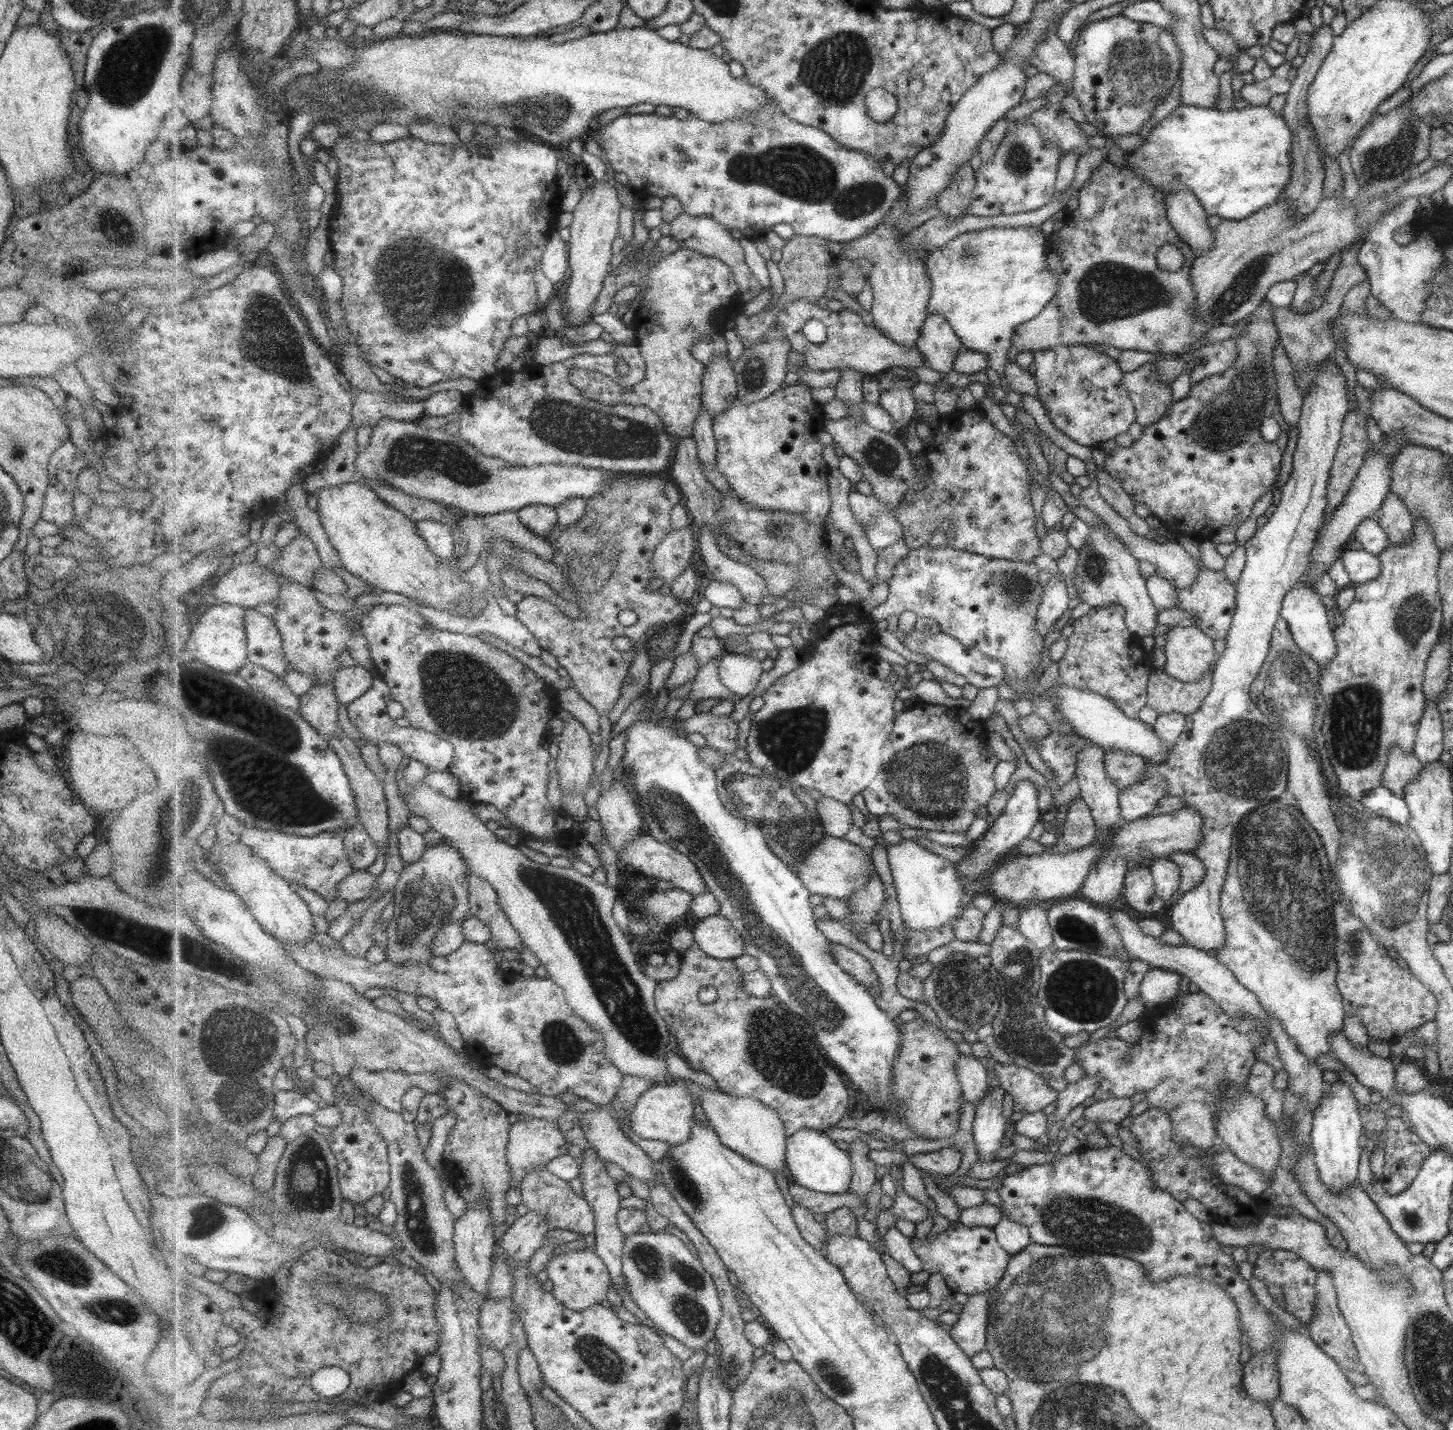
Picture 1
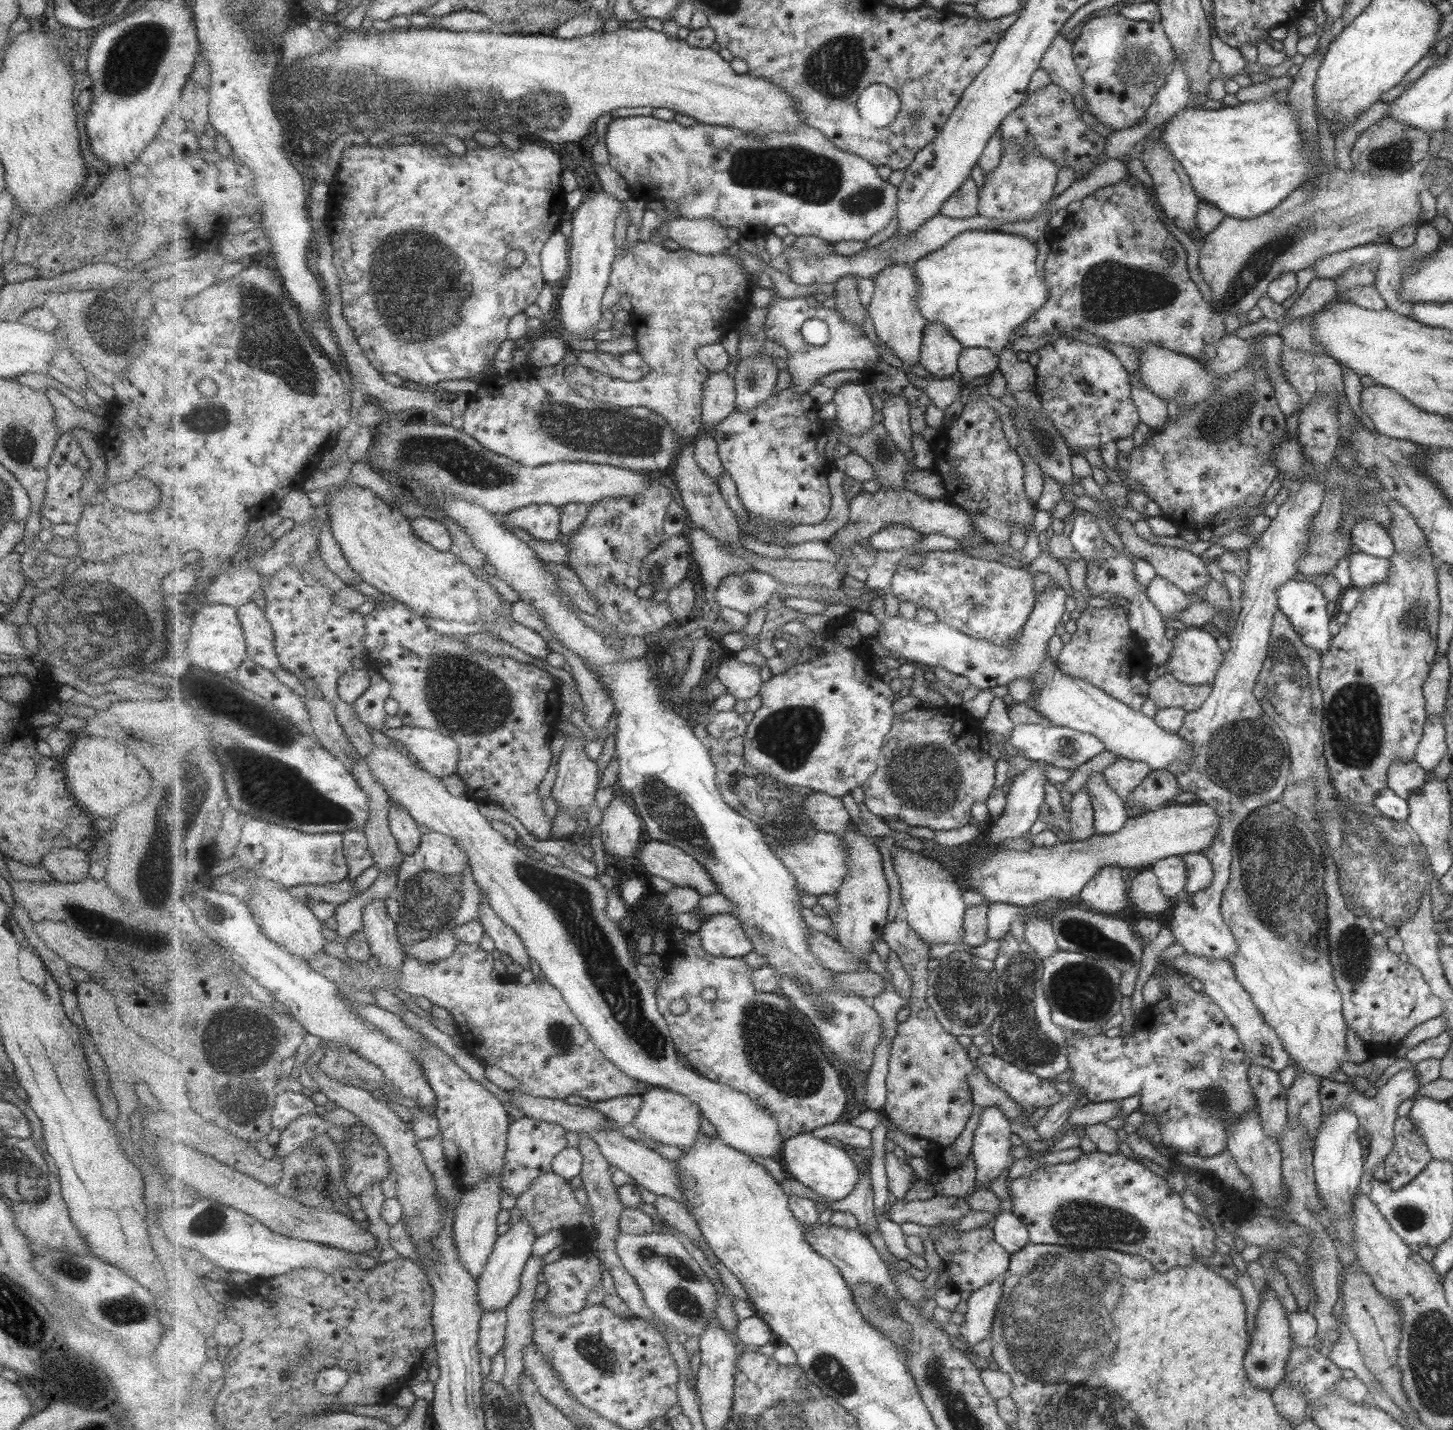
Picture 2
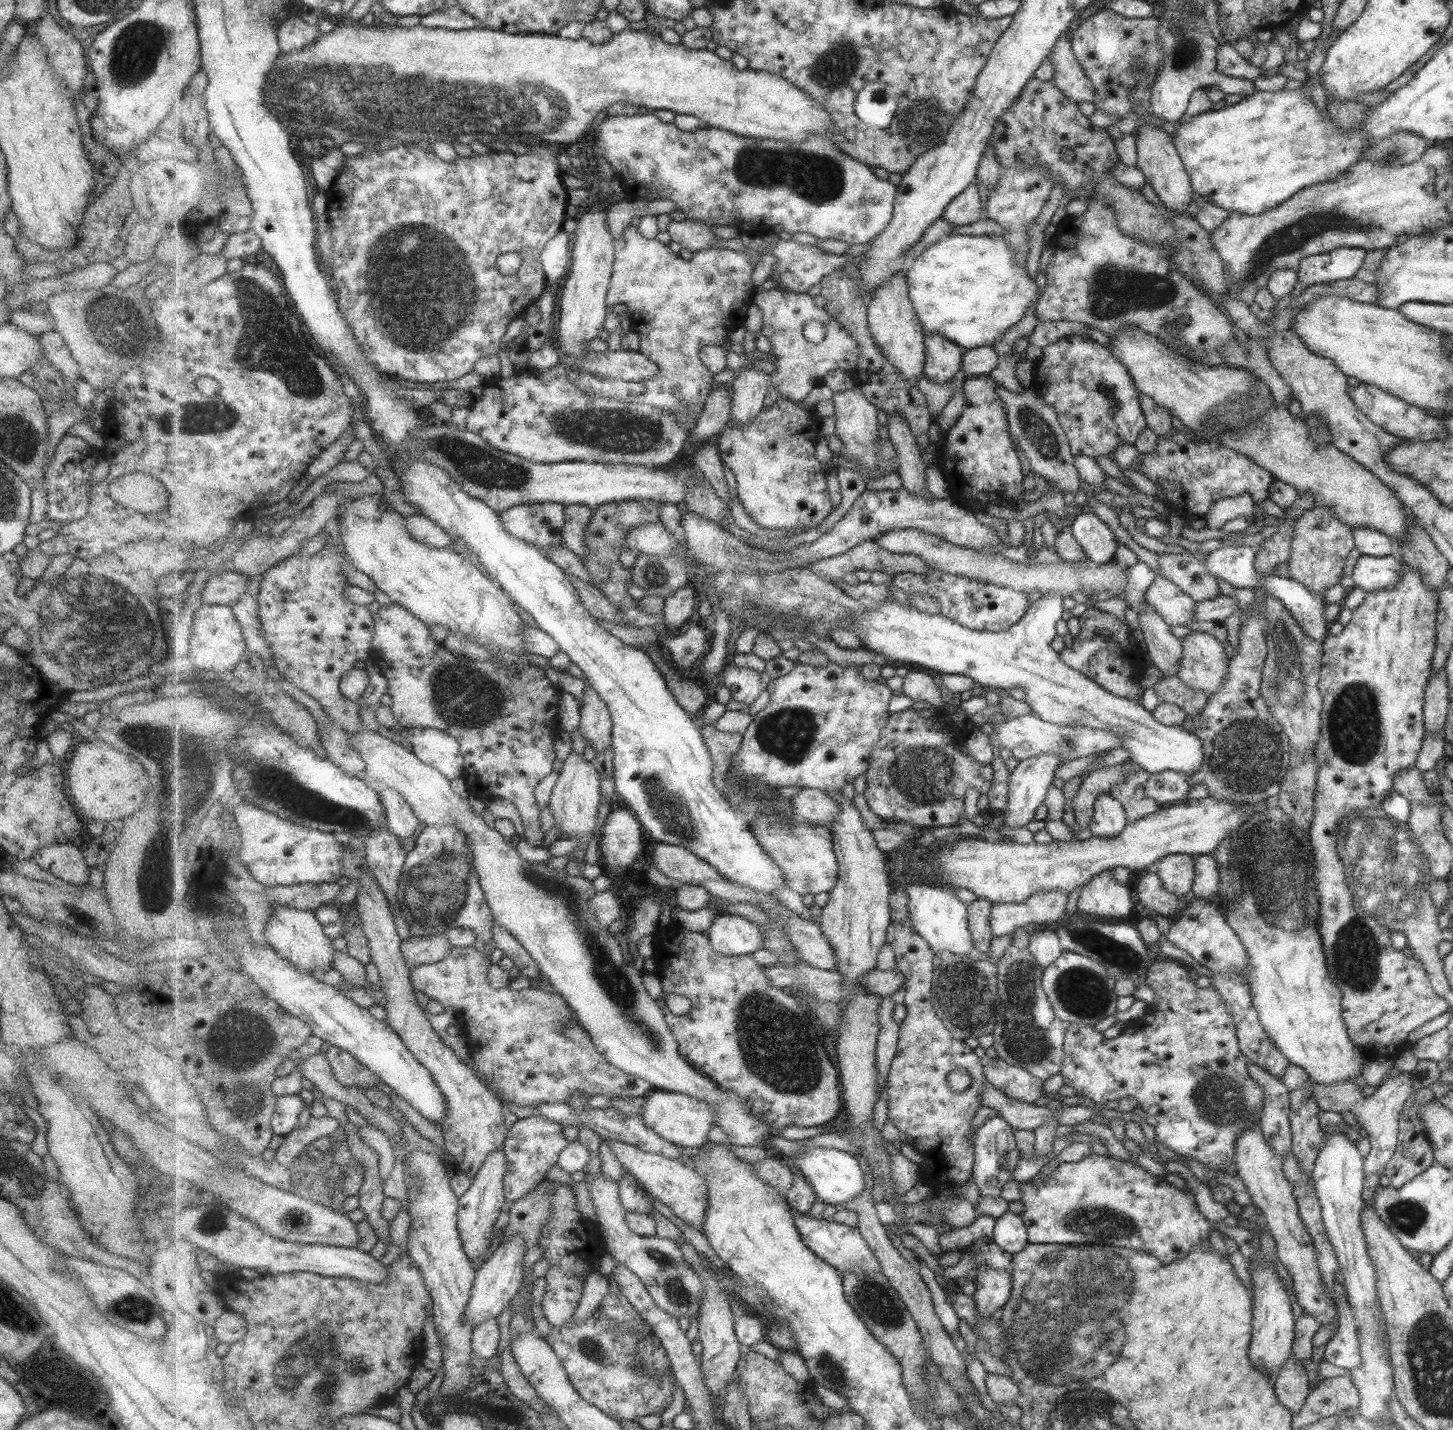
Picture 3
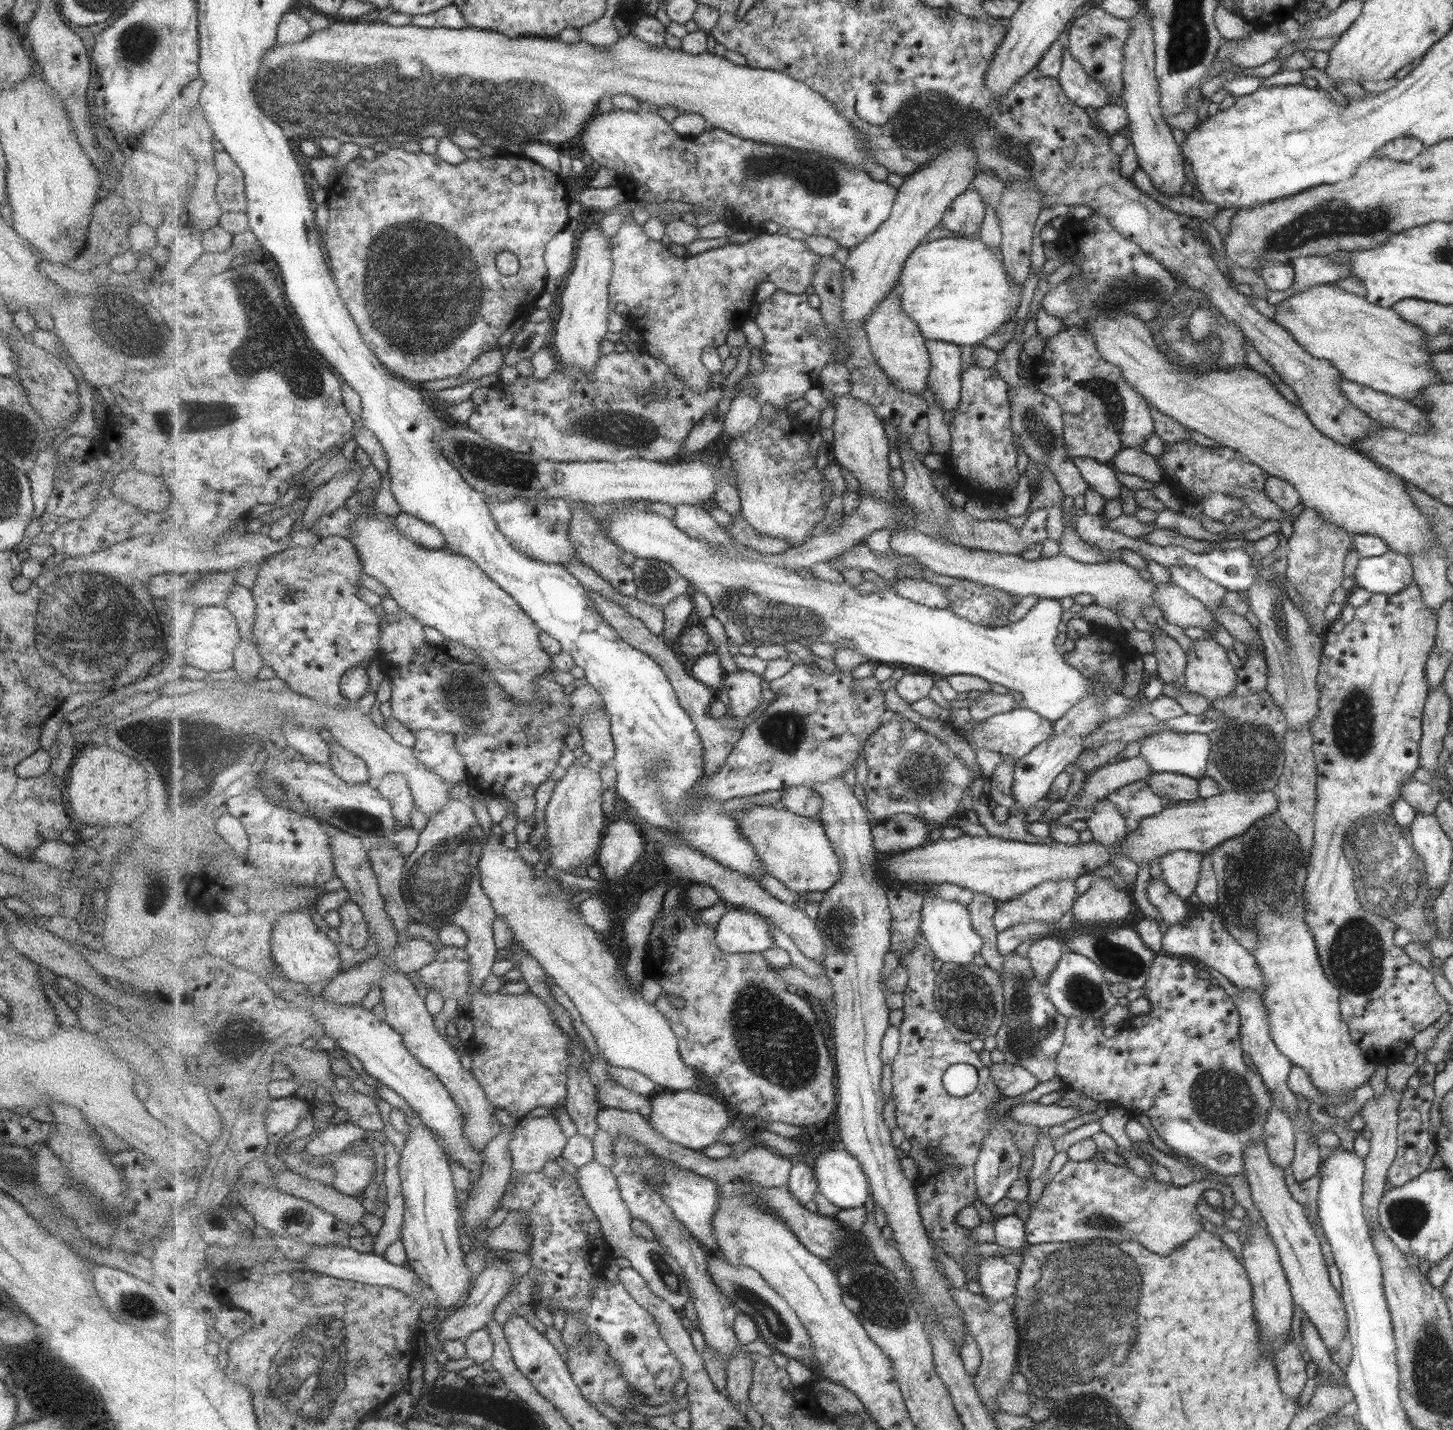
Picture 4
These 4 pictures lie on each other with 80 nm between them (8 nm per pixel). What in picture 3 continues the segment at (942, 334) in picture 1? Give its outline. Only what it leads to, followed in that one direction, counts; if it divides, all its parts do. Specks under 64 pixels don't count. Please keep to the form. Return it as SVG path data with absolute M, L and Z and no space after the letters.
M926 333L926 375L935 384L949 384L962 370L964 348L939 333Z

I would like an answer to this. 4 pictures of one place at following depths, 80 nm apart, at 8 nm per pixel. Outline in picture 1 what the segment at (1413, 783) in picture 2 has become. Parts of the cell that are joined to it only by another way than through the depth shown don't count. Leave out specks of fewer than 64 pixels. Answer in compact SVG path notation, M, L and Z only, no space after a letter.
M1395 745L1387 752L1386 766L1382 770L1381 786L1395 795L1403 796L1403 787L1412 781L1421 770L1422 764L1412 751L1404 751Z

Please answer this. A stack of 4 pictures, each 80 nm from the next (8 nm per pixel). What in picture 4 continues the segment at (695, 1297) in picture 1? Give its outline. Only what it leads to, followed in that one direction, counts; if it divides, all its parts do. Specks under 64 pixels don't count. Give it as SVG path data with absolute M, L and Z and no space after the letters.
M596 1161L582 1166L577 1171L577 1178L582 1186L585 1198L602 1226L607 1242L611 1245L612 1256L628 1260L630 1268L637 1270L646 1279L647 1284L655 1294L659 1295L671 1308L679 1310L693 1302L693 1294L686 1272L679 1261L667 1250L667 1247L657 1239L641 1238L632 1229L632 1214L623 1200L618 1178L609 1167L602 1167Z

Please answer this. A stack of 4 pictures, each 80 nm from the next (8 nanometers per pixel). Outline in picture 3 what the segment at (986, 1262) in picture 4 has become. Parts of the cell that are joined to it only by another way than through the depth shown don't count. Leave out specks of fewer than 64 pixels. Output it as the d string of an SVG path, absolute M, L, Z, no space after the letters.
M980 1266L974 1279L974 1301L978 1318L989 1320L1010 1298L1013 1279L1005 1270L994 1270Z

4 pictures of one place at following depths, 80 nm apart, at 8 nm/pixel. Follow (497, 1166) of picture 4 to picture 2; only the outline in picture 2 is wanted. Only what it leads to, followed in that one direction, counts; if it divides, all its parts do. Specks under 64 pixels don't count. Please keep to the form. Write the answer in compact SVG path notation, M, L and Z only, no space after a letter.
M488 1174L471 1192L462 1194L461 1204L455 1211L453 1228L459 1260L477 1281L486 1272L490 1256L500 1238L497 1235L497 1216L501 1212L501 1194L503 1192L501 1180L498 1180L494 1174Z

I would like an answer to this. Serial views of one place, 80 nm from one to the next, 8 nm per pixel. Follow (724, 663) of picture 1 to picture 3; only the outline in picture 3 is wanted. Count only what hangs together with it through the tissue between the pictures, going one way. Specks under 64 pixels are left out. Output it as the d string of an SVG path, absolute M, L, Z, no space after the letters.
M729 663L722 672L722 676L724 685L731 692L732 698L746 705L755 702L764 690L761 672L757 670Z

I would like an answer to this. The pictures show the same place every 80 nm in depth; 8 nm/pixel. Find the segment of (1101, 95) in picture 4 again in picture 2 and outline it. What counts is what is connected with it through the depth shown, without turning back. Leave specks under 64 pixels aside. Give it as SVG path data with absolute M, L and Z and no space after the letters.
M1057 34L1051 40L1051 46L1043 51L1038 68L1047 72L1051 83L1071 91L1071 94L1083 94L1082 80L1072 59L1072 44L1063 36Z

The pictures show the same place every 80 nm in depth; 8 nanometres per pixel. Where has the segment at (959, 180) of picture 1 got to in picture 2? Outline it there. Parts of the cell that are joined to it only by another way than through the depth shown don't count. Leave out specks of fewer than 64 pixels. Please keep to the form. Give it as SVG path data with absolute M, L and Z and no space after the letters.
M969 177L960 189L945 201L940 213L951 218L971 218L977 214L977 208L978 186L975 180Z

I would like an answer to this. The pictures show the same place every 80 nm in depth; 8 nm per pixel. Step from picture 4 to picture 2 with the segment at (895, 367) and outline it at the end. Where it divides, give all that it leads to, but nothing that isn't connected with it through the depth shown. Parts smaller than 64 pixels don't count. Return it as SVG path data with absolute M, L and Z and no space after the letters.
M901 263L886 266L873 279L875 291L869 305L869 314L877 337L902 362L912 365L921 360L924 330L930 323L918 303L920 284L915 266Z

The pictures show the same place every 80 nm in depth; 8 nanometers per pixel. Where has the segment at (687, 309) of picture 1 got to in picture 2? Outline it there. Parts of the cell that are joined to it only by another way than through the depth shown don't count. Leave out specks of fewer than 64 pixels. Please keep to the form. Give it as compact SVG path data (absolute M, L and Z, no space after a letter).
M641 240L632 248L623 245L612 266L609 286L602 300L602 310L609 310L622 296L630 297L633 308L629 314L629 324L633 325L636 332L637 351L653 370L641 380L622 382L595 369L571 365L565 368L566 381L584 399L623 408L643 406L666 418L670 427L685 441L696 439L703 427L703 384L710 377L710 370L698 359L698 348L721 343L726 334L738 330L752 302L750 286L746 280L748 274L743 264L726 254L699 254L687 249L671 252L661 244Z

